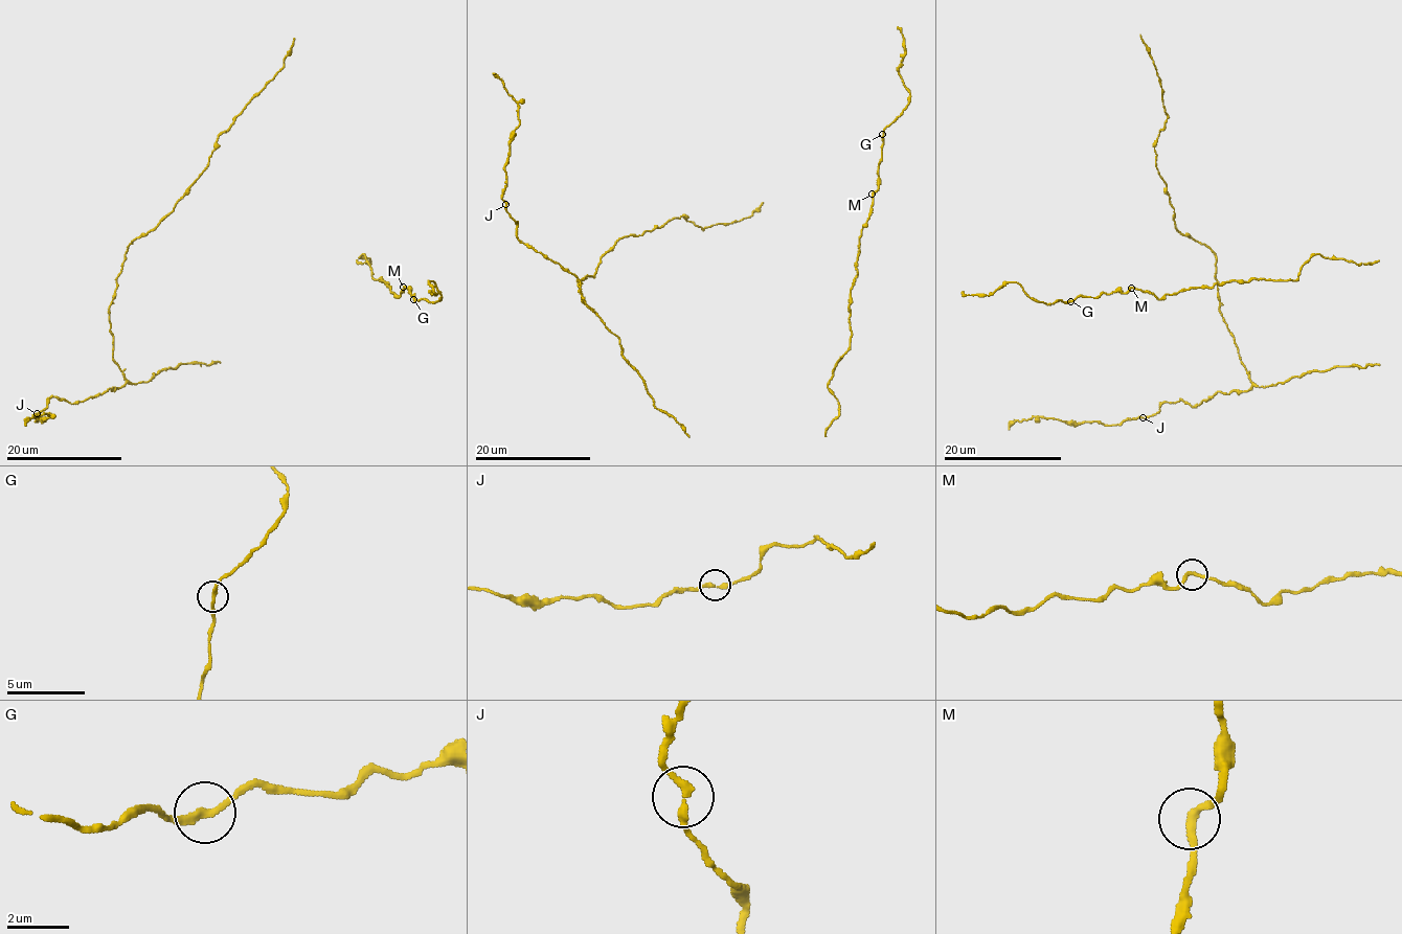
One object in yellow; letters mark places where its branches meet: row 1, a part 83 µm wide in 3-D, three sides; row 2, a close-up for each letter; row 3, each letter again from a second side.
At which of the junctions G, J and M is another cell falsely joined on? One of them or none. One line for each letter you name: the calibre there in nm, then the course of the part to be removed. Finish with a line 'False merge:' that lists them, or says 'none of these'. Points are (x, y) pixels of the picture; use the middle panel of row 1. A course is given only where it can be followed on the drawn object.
False merge: none of these

